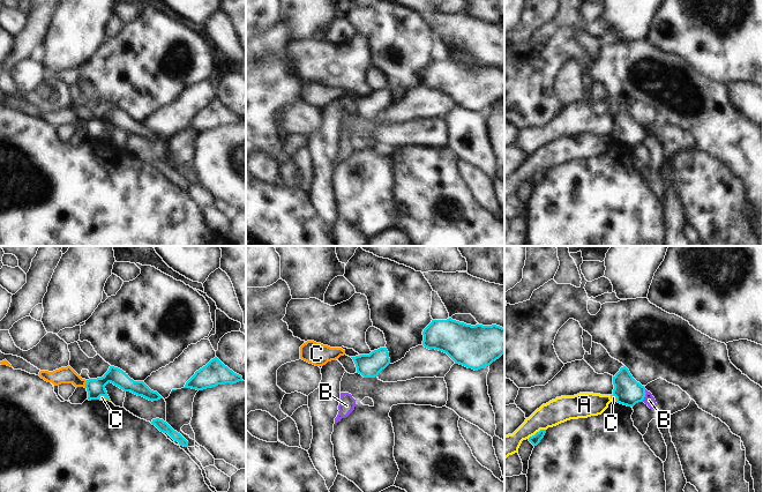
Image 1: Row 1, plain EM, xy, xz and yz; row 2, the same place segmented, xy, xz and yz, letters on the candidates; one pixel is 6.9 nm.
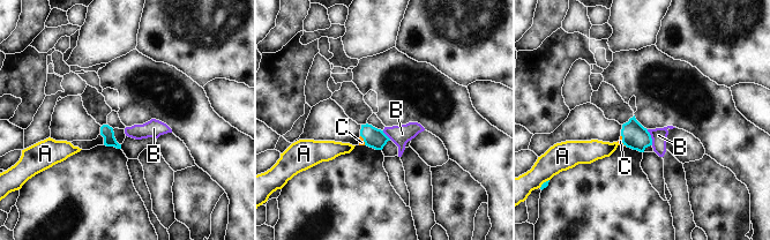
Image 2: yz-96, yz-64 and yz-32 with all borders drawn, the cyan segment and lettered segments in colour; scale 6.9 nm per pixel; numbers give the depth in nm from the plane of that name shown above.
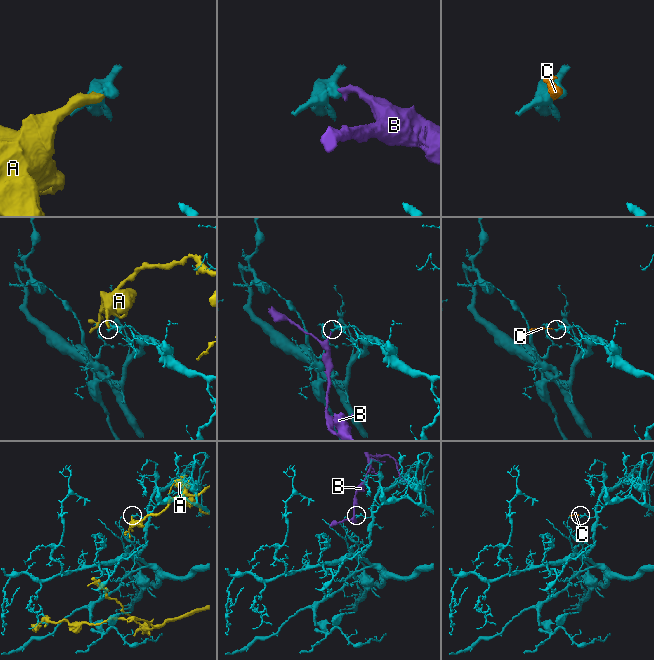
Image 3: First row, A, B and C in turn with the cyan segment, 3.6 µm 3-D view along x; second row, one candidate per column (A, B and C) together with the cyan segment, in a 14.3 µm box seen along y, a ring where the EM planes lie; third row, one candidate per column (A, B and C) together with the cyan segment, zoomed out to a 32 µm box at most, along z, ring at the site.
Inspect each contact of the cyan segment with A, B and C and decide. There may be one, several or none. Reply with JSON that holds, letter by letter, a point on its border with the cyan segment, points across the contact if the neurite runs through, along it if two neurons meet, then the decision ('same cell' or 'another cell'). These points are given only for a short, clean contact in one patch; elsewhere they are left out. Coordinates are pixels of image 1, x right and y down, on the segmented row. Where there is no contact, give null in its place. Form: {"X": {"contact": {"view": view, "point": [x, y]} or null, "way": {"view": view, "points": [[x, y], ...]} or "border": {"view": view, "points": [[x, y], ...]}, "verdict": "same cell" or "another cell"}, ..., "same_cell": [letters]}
{"A": {"contact": {"view": "yz", "point": [537, 432]}, "verdict": "another cell"}, "B": {"contact": {"view": "yz", "point": [644, 395]}, "border": {"view": "yz", "points": [[645, 389], [645, 396], [642, 401]]}, "verdict": "another cell"}, "C": {"contact": {"view": "xy", "point": [85, 384]}, "way": {"view": "xy", "points": [[95, 387], [85, 384], [79, 382], [67, 374]]}, "verdict": "same cell"}, "same_cell": ["C"]}

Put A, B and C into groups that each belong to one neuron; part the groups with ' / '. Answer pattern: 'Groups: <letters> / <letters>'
Groups: A / B / C

